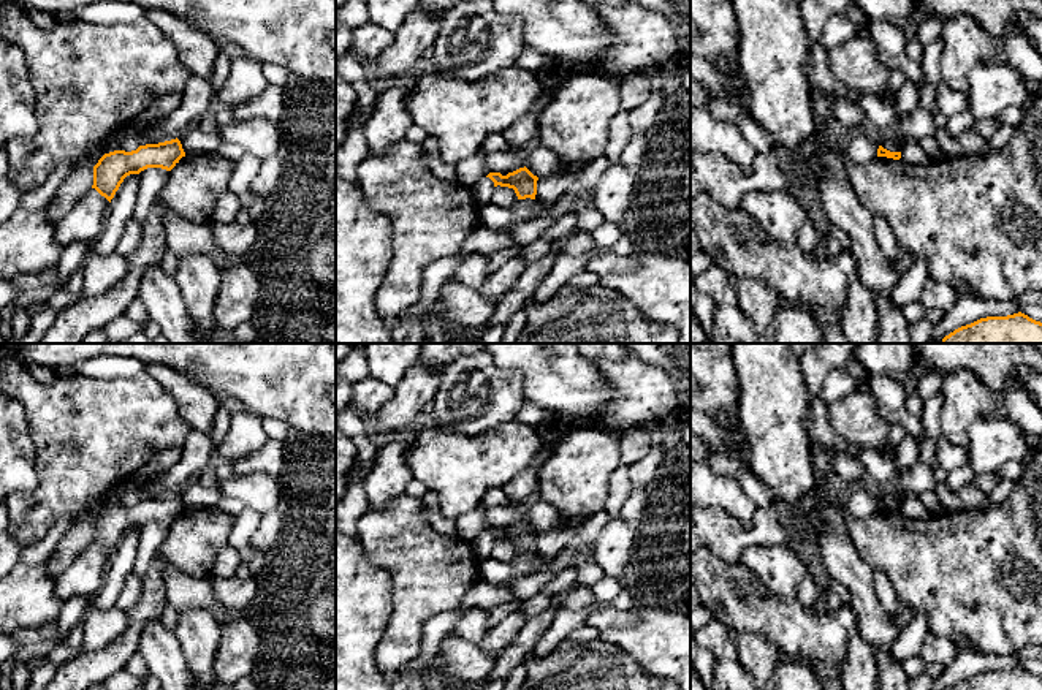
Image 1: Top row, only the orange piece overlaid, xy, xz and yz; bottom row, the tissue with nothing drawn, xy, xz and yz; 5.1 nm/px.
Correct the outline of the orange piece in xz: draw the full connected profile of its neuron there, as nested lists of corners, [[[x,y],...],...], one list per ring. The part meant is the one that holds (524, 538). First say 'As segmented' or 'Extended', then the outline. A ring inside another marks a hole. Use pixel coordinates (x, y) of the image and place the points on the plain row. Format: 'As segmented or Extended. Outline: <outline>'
As segmented. Outline: [[[526,521],[508,527],[507,530],[502,530],[500,527],[489,527],[486,532],[494,536],[494,541],[500,540],[513,543],[518,554],[535,554],[538,532],[534,530]]]

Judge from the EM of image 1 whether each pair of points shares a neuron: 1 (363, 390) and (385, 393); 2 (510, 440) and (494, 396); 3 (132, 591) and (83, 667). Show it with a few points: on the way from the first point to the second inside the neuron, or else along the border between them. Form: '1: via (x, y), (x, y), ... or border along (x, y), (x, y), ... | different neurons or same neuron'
1: via (368, 393), (380, 393) | same neuron
2: border along (513, 418), (499, 421), (482, 432), (469, 434) | different neurons
3: border along (141, 578), (141, 595), (125, 611) | different neurons

